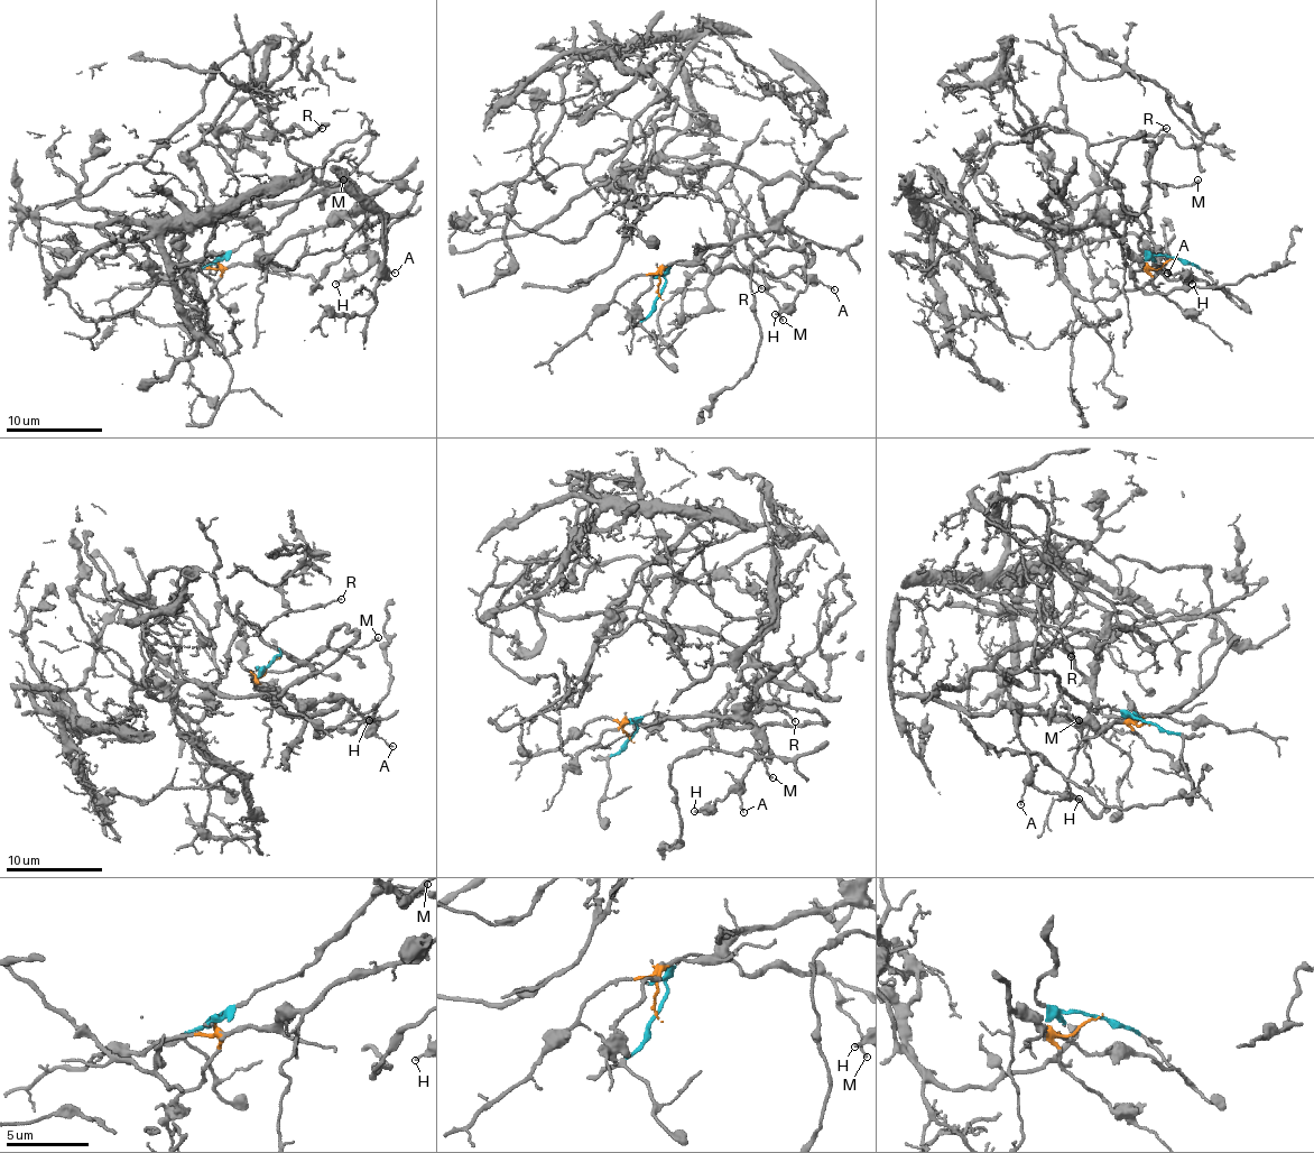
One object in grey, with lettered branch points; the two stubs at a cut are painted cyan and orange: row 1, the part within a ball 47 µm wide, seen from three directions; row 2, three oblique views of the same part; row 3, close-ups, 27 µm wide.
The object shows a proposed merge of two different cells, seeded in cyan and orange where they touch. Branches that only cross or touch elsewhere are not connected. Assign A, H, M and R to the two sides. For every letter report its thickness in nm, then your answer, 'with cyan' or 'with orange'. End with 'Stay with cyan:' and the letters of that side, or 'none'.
A: 120 nm thick; with orange
H: 200 nm thick; with orange
M: 150 nm thick; with cyan
R: 130 nm thick; with cyan
Stay with cyan: M, R

